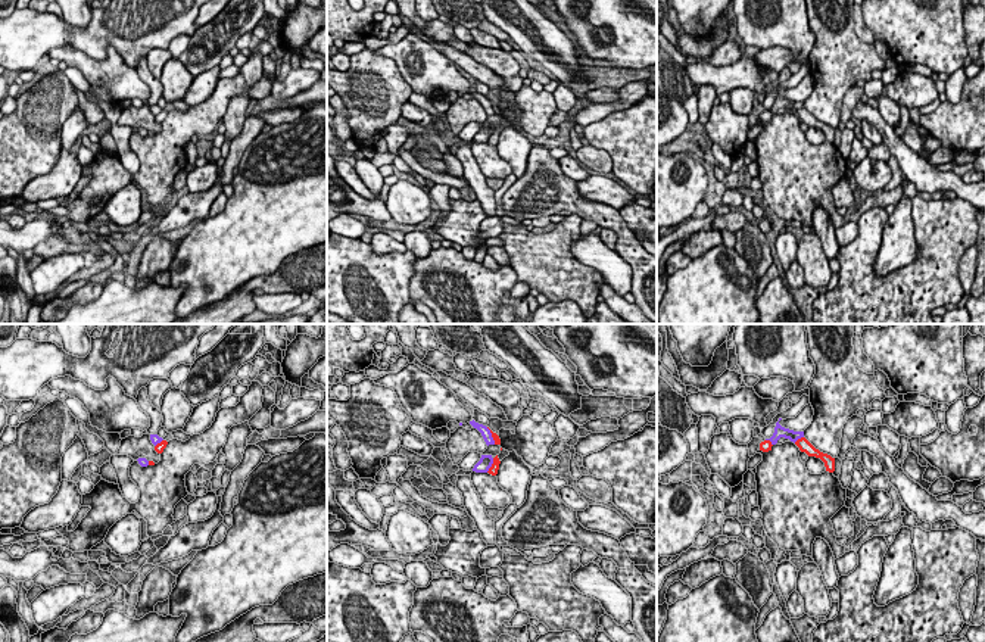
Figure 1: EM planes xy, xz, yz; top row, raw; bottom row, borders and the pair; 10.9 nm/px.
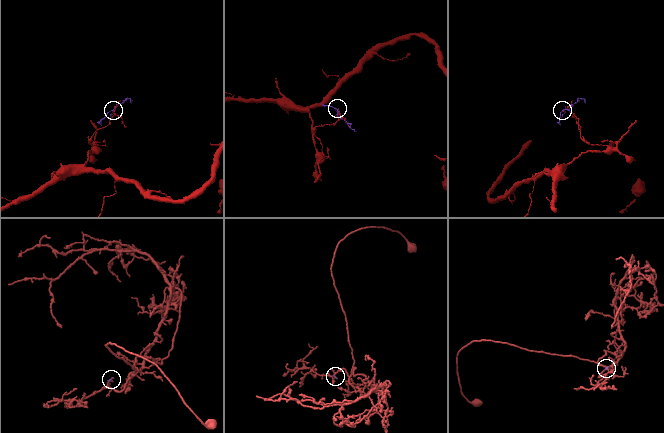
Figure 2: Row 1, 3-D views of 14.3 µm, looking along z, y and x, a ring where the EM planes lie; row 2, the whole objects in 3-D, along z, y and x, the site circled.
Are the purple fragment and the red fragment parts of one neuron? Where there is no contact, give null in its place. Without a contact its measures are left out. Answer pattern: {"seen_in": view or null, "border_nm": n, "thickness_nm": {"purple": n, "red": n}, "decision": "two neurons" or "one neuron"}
{"seen_in": "xz", "border_nm": 180, "thickness_nm": {"purple": 140, "red": 100}, "decision": "two neurons"}

